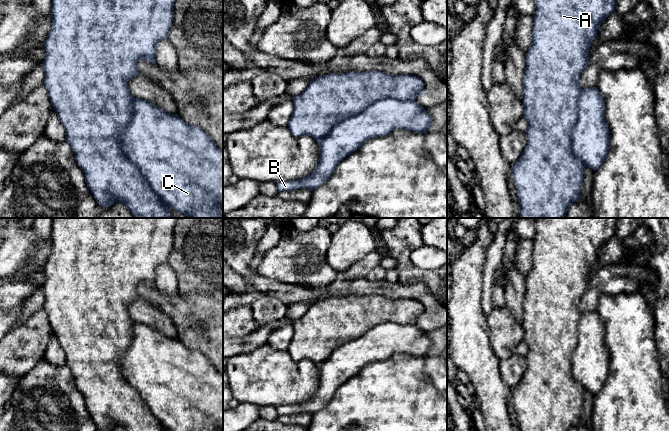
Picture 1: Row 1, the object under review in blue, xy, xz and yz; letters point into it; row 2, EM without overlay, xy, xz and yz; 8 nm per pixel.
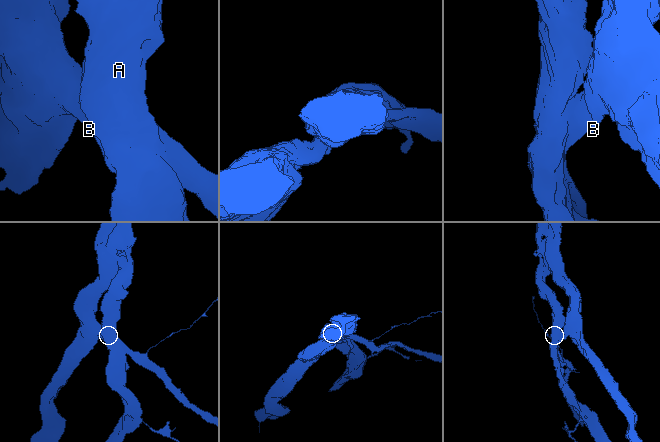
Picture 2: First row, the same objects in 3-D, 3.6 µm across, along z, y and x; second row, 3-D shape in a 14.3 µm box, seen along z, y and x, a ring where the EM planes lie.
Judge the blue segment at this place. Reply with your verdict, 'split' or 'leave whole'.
split

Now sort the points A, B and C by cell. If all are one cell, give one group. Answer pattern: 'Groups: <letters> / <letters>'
Groups: A / B C

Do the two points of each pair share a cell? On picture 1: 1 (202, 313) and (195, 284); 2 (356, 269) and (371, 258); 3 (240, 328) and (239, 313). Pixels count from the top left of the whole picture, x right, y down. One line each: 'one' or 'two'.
1: two
2: one
3: one

